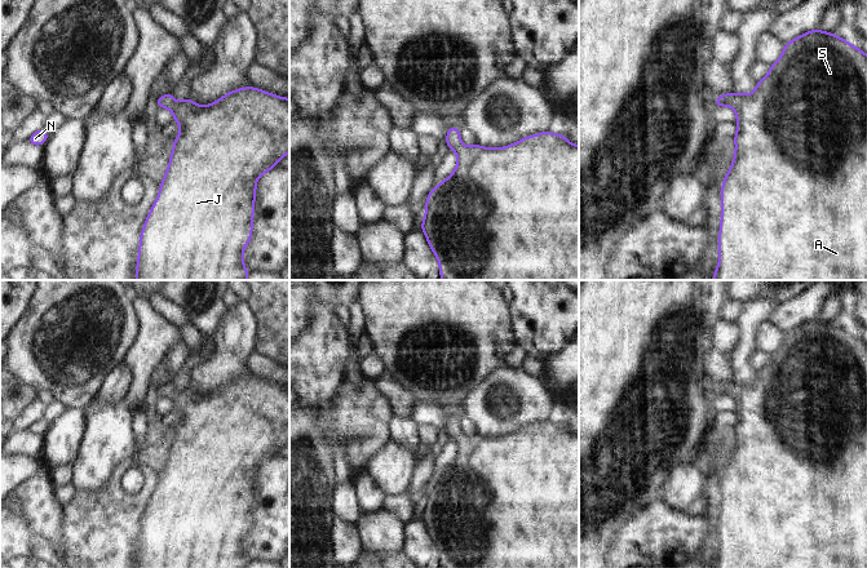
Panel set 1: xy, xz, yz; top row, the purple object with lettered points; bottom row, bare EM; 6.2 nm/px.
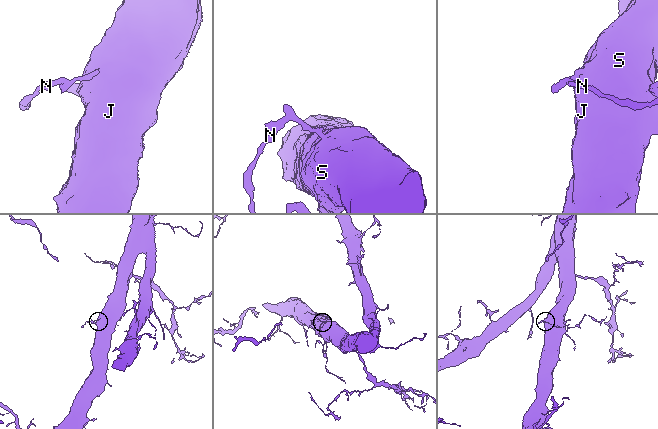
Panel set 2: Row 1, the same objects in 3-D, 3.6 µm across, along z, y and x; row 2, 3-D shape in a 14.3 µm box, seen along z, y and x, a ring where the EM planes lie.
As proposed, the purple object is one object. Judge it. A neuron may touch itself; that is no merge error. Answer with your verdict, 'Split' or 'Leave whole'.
Leave whole

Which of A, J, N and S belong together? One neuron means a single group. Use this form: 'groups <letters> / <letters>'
groups A J N S

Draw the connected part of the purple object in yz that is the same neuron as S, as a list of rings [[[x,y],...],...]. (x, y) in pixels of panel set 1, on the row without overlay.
[[[811,319],[786,332],[780,347],[751,383],[729,381],[717,385],[716,396],[729,395],[736,401],[735,444],[722,471],[720,547],[712,568],[867,568],[867,345],[846,329]]]

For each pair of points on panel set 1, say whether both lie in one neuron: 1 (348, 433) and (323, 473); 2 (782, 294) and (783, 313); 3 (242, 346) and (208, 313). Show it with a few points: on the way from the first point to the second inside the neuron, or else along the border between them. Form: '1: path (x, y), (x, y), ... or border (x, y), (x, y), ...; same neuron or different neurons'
1: border (317, 420), (317, 427), (332, 455); different neurons
2: border (799, 293), (781, 305); different neurons
3: border (226, 307), (219, 319), (217, 329), (209, 337); different neurons

